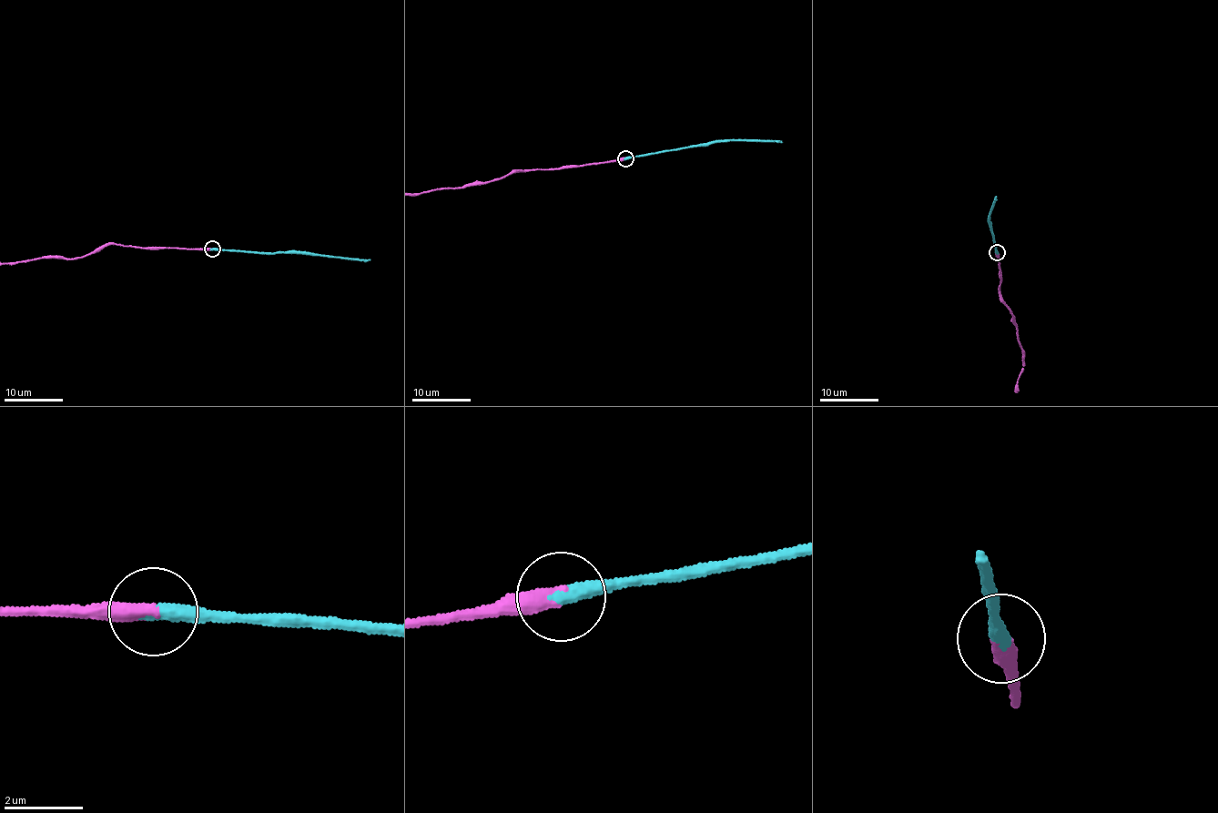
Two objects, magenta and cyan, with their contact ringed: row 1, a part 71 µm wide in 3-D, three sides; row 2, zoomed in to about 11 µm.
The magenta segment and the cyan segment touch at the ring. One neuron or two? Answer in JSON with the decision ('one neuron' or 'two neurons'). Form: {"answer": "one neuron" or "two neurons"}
{"answer": "one neuron"}

